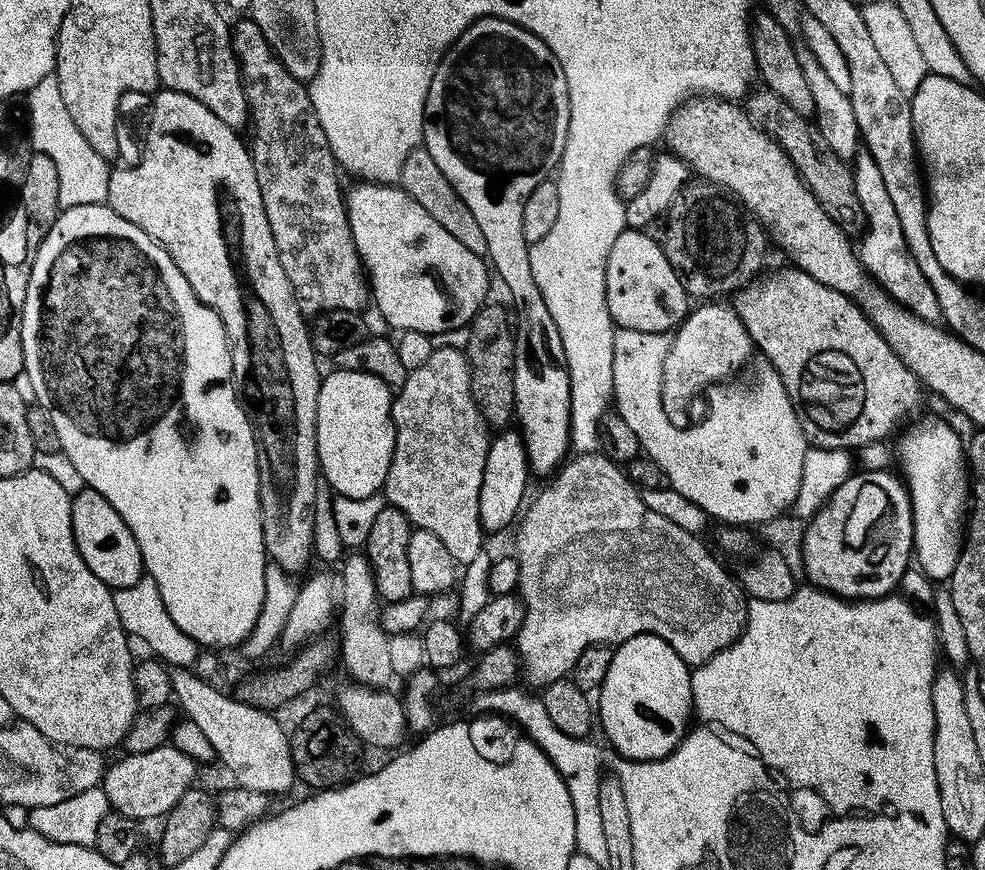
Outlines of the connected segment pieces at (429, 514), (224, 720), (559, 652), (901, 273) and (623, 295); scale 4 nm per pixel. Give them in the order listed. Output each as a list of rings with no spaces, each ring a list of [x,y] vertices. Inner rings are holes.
[[[433,347],[430,358],[419,366],[419,368],[409,371],[406,382],[395,393],[392,402],[392,425],[396,431],[396,441],[394,442],[394,454],[390,462],[390,470],[386,474],[386,482],[382,489],[382,495],[389,505],[402,514],[411,517],[413,529],[421,528],[430,530],[430,534],[436,535],[439,540],[450,550],[450,555],[456,559],[457,565],[463,566],[469,564],[479,552],[485,551],[486,533],[484,524],[480,521],[480,495],[482,494],[482,470],[486,470],[486,454],[488,453],[488,441],[490,439],[490,429],[484,423],[484,416],[480,413],[480,407],[474,402],[472,397],[472,375],[468,369],[468,358],[463,351],[456,348]]]
[[[170,666],[169,674],[173,699],[176,701],[177,707],[188,720],[197,723],[201,731],[205,732],[206,738],[214,747],[219,763],[222,762],[232,774],[237,787],[275,796],[275,794],[290,789],[292,784],[295,785],[291,741],[287,731],[284,732],[281,724],[273,717],[275,716],[273,713],[247,704],[237,697],[226,696],[212,686],[211,681],[204,679],[189,667]]]
[[[603,454],[573,455],[545,484],[548,485],[536,497],[533,495],[530,503],[523,509],[522,519],[515,529],[515,532],[517,531],[516,564],[520,567],[518,596],[524,605],[524,621],[514,637],[514,649],[519,657],[519,667],[522,669],[523,679],[529,685],[538,686],[538,672],[530,672],[530,668],[525,668],[528,664],[526,656],[579,656],[597,646],[619,646],[625,640],[635,636],[649,635],[665,640],[689,666],[695,666],[714,658],[714,654],[726,650],[738,637],[744,635],[750,600],[738,583],[737,577],[735,580],[708,553],[707,546],[700,541],[701,537],[697,533],[682,530],[682,526],[674,526],[674,522],[670,522],[670,518],[662,518],[662,514],[654,514],[654,510],[650,510],[650,506],[646,506],[641,489],[632,483],[627,471],[615,460],[611,460],[609,456]]]
[[[860,154],[854,160],[852,177],[858,194],[858,202],[862,202],[866,221],[866,227],[859,237],[860,244],[858,240],[860,265],[863,266],[869,277],[879,284],[889,296],[895,298],[901,306],[909,308],[914,315],[921,316],[923,320],[939,321],[942,315],[938,304],[938,294],[934,292],[934,286],[930,286],[930,282],[926,280],[926,274],[922,274],[918,262],[914,260],[914,254],[910,254],[910,250],[906,246],[906,234],[902,234],[902,222],[898,218],[898,210],[894,210],[894,202],[890,202],[890,193],[886,191],[886,182],[882,182],[882,170],[878,170],[872,156]]]
[[[625,227],[614,238],[606,262],[606,306],[617,328],[671,333],[688,315],[690,297],[684,291],[680,274],[670,266],[663,243],[648,234],[639,228]]]

